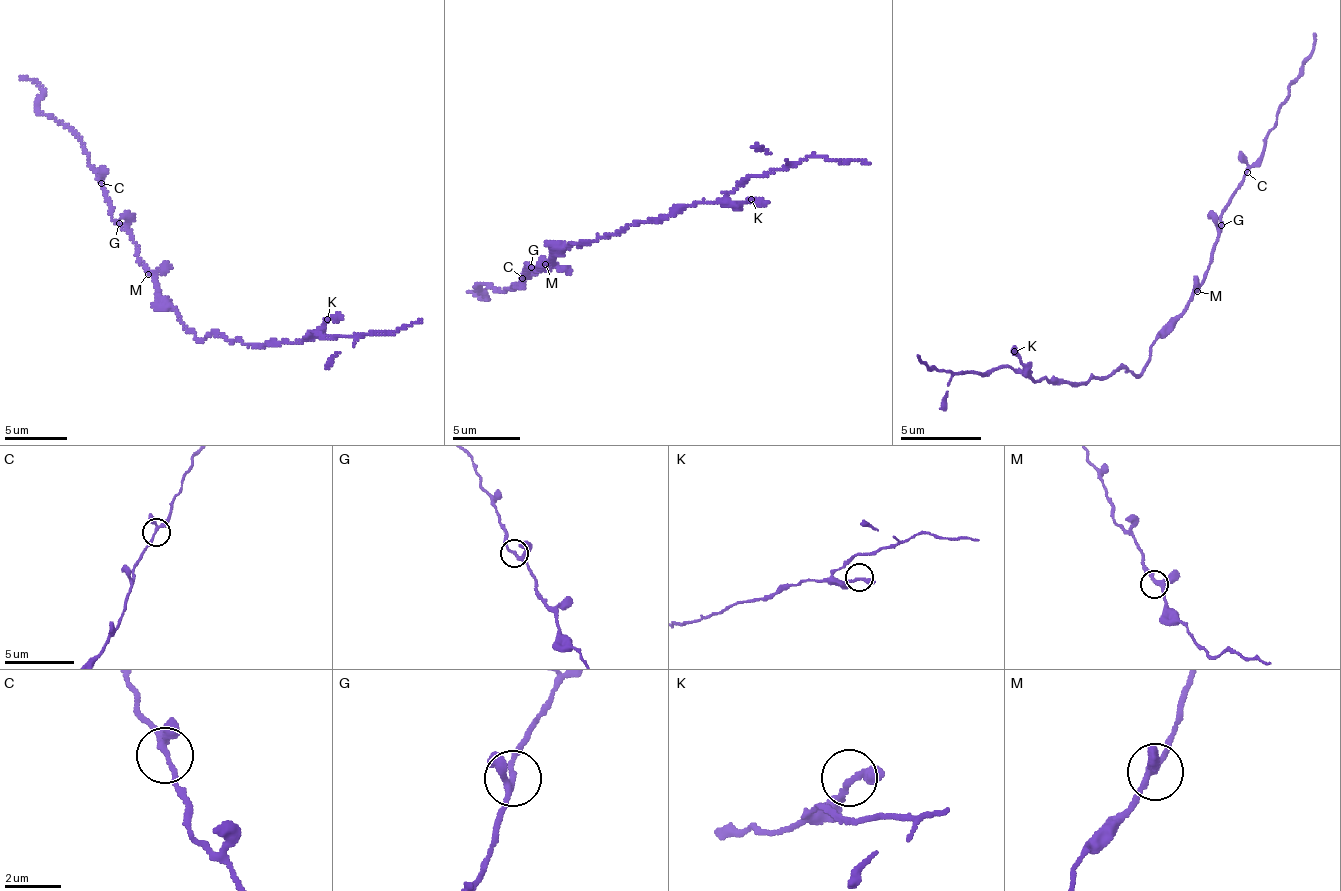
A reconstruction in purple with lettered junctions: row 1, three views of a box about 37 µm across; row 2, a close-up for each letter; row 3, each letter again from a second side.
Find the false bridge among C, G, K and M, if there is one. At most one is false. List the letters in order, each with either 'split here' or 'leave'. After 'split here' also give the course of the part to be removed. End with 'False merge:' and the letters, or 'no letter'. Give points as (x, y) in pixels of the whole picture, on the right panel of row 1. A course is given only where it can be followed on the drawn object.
C: leave
G: leave
K: leave
M: leave
False merge: no letter

